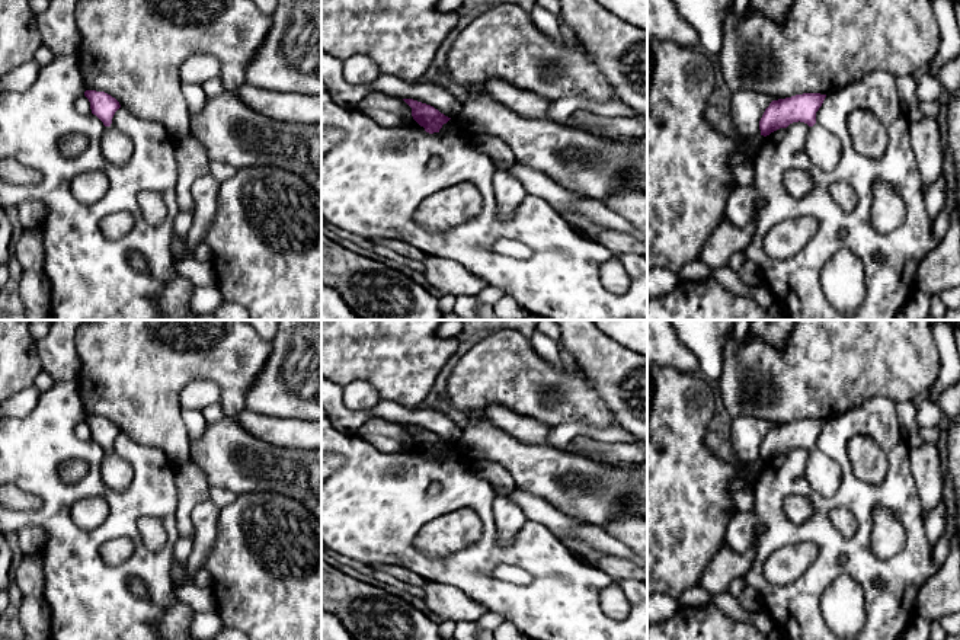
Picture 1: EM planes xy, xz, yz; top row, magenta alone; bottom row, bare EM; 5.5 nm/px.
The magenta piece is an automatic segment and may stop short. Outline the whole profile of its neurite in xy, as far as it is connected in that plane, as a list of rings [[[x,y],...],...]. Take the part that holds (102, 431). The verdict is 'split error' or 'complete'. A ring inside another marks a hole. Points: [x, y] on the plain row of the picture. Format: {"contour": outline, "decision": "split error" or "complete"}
{"contour": [[[86,416],[84,422],[90,428],[92,439],[106,452],[100,467],[105,484],[112,490],[128,489],[134,473],[125,460],[111,451],[115,438],[121,433],[119,428],[105,417]]], "decision": "split error"}

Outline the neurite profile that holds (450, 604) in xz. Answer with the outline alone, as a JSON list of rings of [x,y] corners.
[[[428,580],[422,589],[426,607],[442,621],[477,623],[477,620],[487,612],[481,604],[473,601],[451,585]]]

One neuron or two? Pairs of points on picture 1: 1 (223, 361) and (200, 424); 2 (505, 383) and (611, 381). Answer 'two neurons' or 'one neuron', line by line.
1: two neurons
2: two neurons

